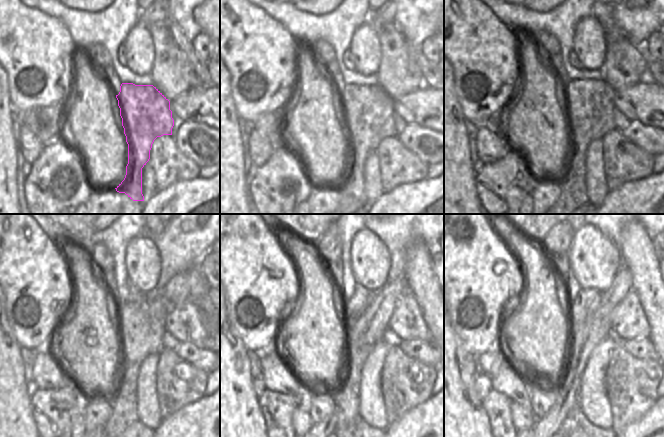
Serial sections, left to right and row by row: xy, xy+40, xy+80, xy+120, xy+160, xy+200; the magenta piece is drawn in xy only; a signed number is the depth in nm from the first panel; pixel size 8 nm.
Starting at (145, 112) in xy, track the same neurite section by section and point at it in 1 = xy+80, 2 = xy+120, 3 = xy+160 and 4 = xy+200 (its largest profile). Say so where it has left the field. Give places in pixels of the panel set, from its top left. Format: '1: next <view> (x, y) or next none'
1: next xy+80 (590, 107)
2: next xy+120 (142, 324)
3: next xy+160 (347, 403)
4: next xy+200 (577, 382)

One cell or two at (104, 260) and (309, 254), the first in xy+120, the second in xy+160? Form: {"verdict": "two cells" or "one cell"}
{"verdict": "two cells"}

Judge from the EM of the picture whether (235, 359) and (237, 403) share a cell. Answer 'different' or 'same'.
same

